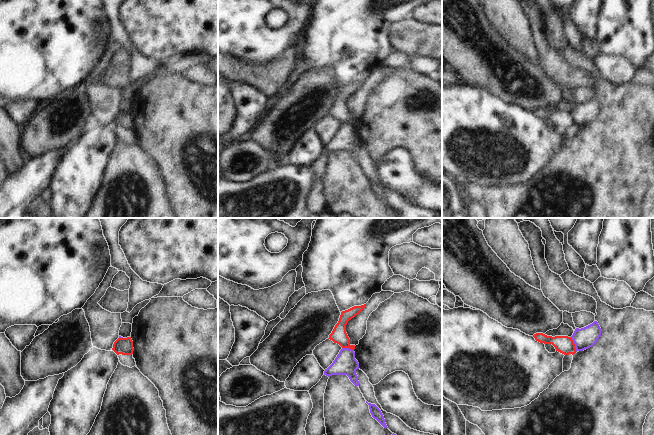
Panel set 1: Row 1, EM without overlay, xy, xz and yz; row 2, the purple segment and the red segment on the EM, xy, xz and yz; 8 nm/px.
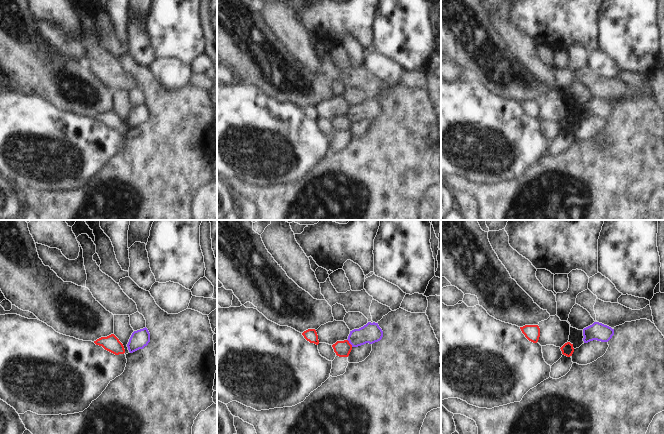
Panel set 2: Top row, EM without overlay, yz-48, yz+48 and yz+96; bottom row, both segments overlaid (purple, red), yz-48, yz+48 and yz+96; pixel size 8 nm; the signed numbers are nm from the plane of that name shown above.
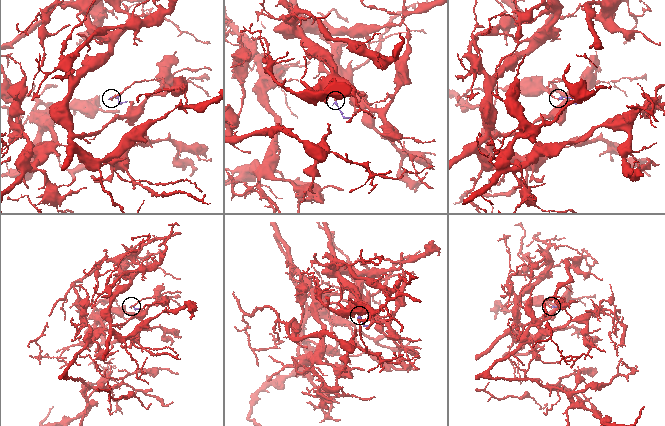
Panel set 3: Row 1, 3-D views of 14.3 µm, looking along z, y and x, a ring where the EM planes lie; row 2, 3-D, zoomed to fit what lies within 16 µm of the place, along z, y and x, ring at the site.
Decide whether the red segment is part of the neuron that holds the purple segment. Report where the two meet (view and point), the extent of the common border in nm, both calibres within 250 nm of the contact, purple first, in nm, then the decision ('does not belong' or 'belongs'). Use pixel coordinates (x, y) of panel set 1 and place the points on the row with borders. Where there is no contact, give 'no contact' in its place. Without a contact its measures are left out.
contact yz (574, 343); length 120 nm; calibres 170 and 140 nm; does not belong

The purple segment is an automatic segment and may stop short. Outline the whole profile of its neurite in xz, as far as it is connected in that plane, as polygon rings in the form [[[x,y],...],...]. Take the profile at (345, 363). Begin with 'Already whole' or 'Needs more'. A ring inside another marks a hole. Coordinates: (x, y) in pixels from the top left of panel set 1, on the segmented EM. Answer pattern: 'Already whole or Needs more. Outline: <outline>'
Already whole. Outline: [[[342,348],[333,361],[333,363],[324,371],[324,375],[347,375],[350,381],[359,386],[356,370],[359,369],[359,363],[355,359],[355,352],[349,348]]]

